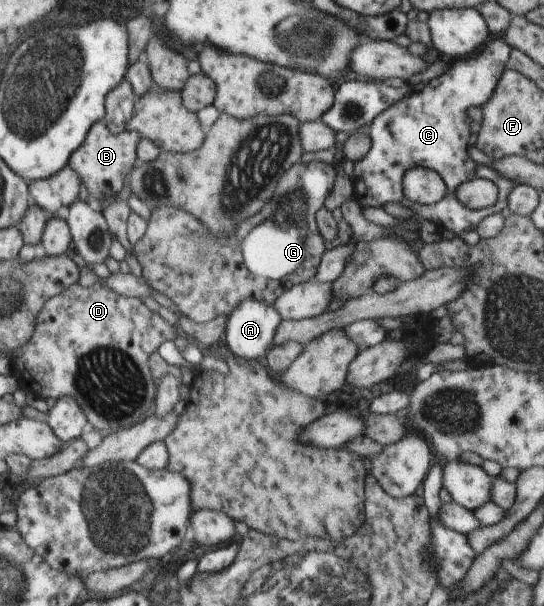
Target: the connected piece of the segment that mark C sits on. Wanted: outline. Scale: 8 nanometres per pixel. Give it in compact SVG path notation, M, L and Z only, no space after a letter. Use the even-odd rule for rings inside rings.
M492 38L478 50L477 56L454 59L449 68L436 79L432 78L420 93L410 94L405 100L397 101L392 108L385 109L376 117L367 131L371 139L371 150L366 157L355 161L352 177L354 198L360 207L382 207L385 203L402 203L412 209L419 217L434 222L442 229L451 229L462 238L466 229L475 229L486 217L500 213L509 203L510 192L518 184L488 166L474 163L468 153L470 121L468 107L482 107L490 100L501 79L502 71L509 61L510 47L500 39ZM423 167L438 172L447 185L447 194L434 205L419 204L409 200L403 192L404 174L412 168ZM474 178L489 179L498 188L494 205L479 210L464 207L457 200L456 188Z

